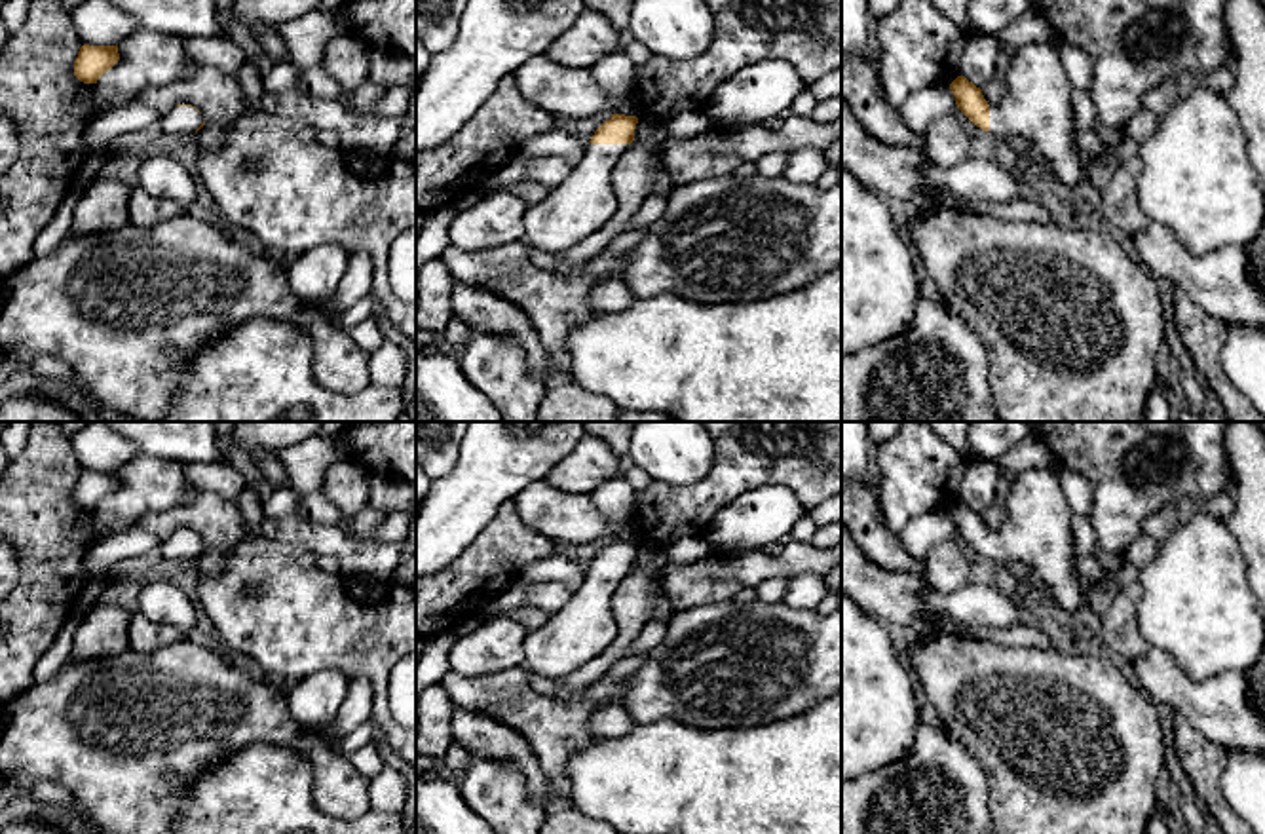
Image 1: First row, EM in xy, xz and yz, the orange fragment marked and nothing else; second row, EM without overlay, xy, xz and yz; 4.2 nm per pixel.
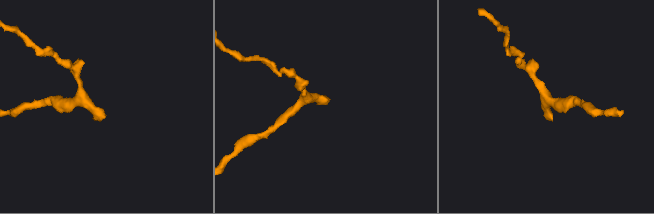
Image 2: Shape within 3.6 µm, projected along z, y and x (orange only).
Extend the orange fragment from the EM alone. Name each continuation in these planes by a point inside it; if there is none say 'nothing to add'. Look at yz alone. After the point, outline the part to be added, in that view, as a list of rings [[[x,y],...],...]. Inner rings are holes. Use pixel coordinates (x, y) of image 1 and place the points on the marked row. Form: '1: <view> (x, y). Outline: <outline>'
1: yz (1038, 107). Outline: [[[1048,42],[1014,47],[1007,84],[1003,103],[990,106],[990,133],[995,139],[1028,141],[1045,158],[1050,184],[1069,192],[1085,179],[1086,156],[1075,144],[1075,89],[1060,49]]]

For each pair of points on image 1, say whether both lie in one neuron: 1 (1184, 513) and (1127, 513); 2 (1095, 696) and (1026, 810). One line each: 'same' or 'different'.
1: different
2: same

